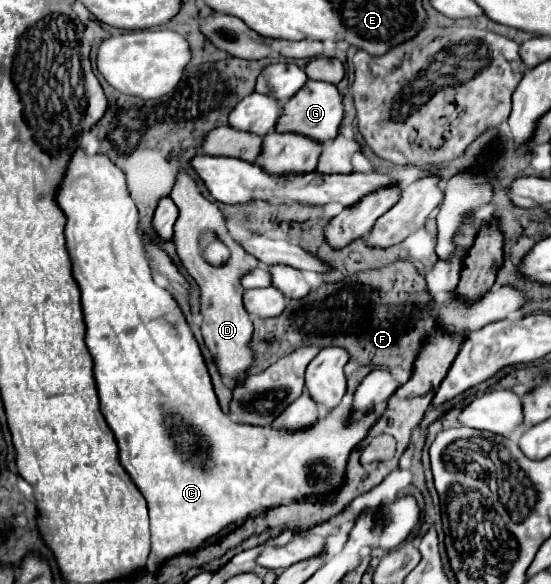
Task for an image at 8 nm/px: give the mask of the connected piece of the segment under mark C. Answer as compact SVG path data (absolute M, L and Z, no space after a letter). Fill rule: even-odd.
M76 150L56 200L68 218L66 248L72 256L72 276L82 294L86 346L94 358L100 410L116 436L120 464L148 502L152 552L158 558L156 564L174 554L194 550L194 546L204 544L206 538L218 534L224 526L246 520L254 510L264 512L308 494L324 496L340 488L348 454L366 438L368 430L378 420L378 414L368 412L356 420L348 414L340 418L326 416L312 428L296 432L278 432L274 428L232 422L218 406L204 356L178 302L170 292L152 282L142 236L138 234L138 208L126 190L124 172L104 154L86 156L82 150ZM172 426L178 426L176 442ZM202 442L206 442L202 450L188 450L198 448Z

